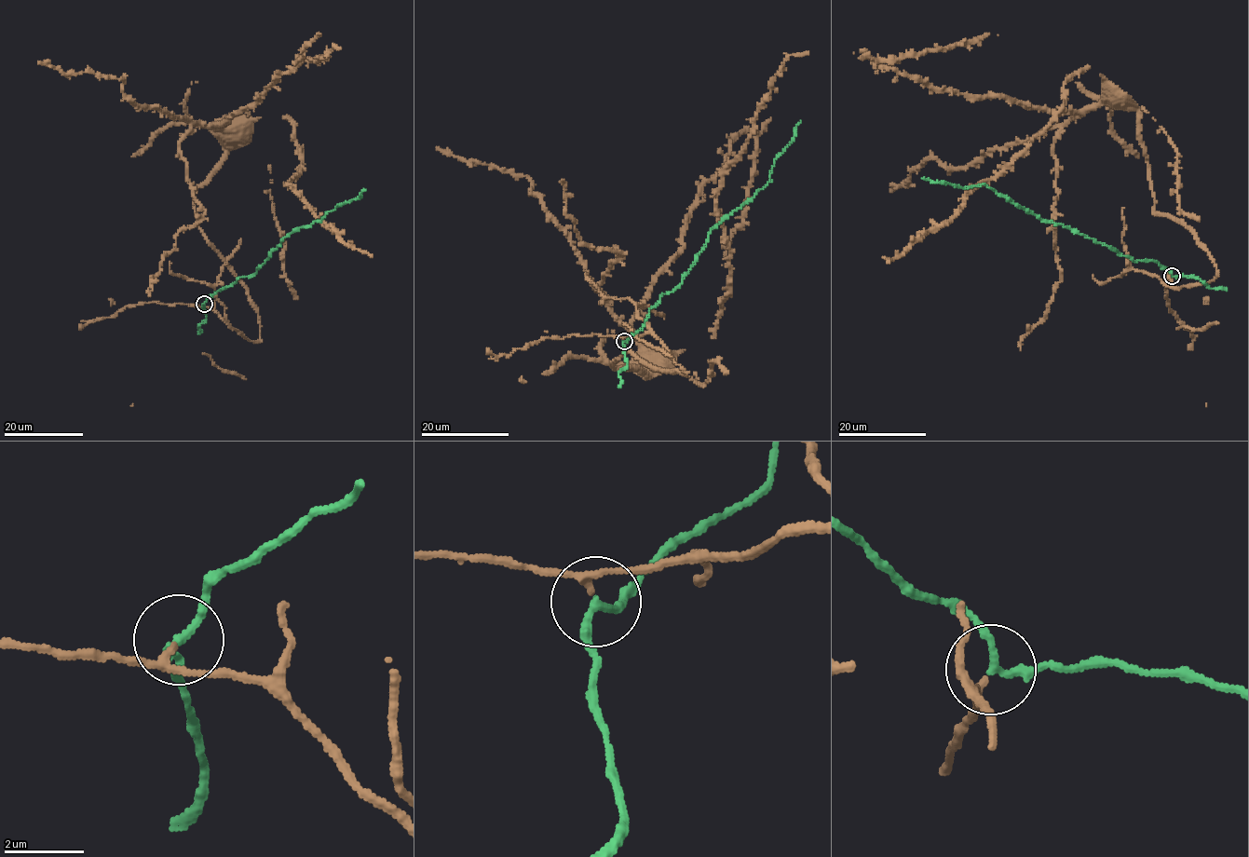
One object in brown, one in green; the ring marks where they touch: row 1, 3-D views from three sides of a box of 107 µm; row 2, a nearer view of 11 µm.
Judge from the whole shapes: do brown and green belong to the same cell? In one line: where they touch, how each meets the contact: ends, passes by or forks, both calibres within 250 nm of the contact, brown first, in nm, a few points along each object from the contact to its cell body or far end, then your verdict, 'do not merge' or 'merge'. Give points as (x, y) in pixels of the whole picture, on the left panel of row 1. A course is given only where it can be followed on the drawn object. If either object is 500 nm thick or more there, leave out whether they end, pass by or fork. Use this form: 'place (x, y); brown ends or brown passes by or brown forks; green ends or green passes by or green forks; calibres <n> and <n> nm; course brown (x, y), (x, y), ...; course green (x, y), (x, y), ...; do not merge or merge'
place (204, 304); brown passes by; green passes by; calibres 120 and 190 nm; course brown (203, 304), (249, 340), (259, 339), (249, 291), (207, 240), (195, 211), (195, 192), (222, 160), (228, 118); course green (204, 304), (220, 290), (254, 275), (293, 231), (359, 197), (365, 189); do not merge

